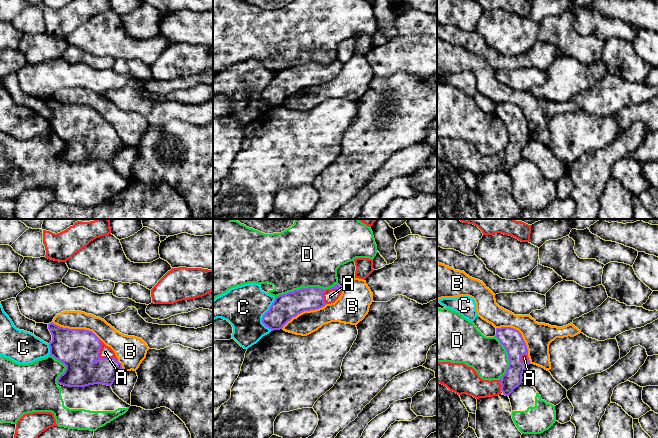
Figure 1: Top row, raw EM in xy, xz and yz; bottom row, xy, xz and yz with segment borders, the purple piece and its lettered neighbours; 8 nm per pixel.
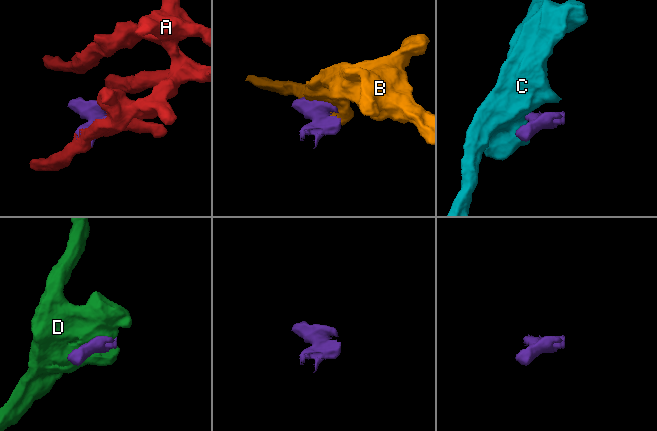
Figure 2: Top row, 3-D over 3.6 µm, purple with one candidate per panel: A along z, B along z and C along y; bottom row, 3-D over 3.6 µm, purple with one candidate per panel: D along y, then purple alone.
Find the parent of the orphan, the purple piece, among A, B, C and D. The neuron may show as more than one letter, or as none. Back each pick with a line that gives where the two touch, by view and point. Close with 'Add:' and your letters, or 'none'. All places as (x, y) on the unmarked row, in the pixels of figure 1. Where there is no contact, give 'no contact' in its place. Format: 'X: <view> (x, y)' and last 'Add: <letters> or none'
A: xy (101, 134)
Add: A

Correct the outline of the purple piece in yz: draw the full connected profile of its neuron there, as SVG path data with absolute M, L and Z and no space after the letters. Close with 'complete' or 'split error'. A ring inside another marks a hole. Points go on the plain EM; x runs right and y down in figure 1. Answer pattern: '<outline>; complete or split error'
M496 104L495 113L506 125L509 135L509 142L506 149L499 156L483 156L472 143L464 139L437 138L437 159L446 162L450 167L458 171L467 170L476 175L498 172L501 169L509 172L522 159L522 150L530 140L528 125L522 110L514 104Z; split error

